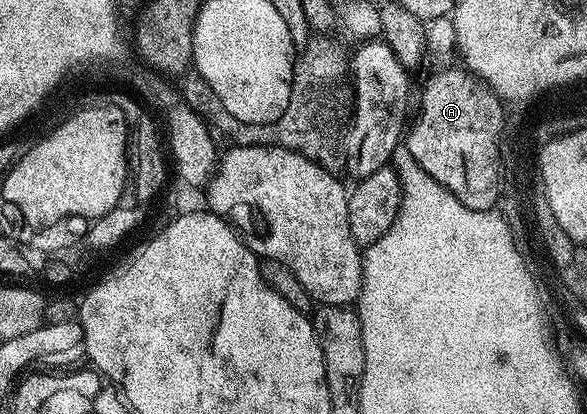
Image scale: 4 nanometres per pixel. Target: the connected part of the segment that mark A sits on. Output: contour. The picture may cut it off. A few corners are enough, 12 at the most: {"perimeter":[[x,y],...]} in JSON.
{"perimeter":[[437,71],[407,152],[464,206],[496,192],[498,104]]}

